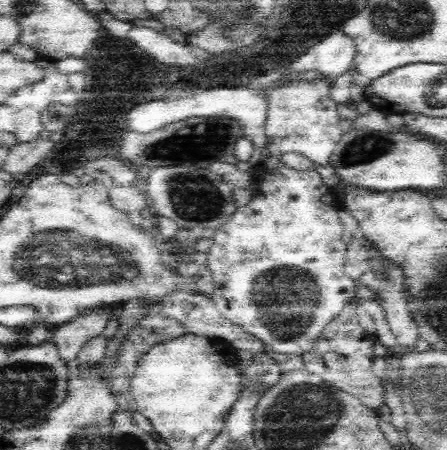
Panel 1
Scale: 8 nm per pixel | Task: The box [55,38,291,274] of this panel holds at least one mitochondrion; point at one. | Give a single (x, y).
(209, 140)

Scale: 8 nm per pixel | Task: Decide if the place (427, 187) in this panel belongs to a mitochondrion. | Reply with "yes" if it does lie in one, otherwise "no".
no

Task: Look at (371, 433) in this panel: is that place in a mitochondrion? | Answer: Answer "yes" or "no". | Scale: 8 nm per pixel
no

